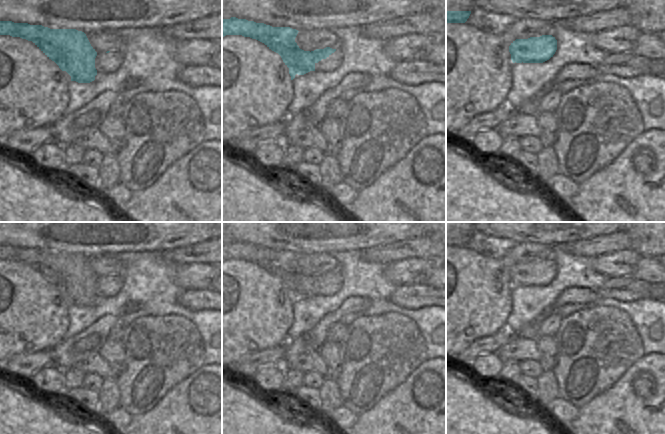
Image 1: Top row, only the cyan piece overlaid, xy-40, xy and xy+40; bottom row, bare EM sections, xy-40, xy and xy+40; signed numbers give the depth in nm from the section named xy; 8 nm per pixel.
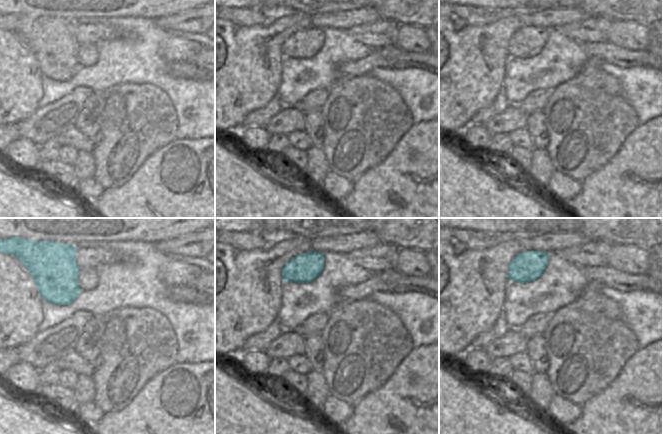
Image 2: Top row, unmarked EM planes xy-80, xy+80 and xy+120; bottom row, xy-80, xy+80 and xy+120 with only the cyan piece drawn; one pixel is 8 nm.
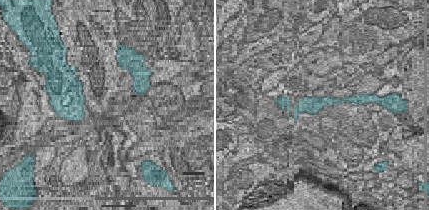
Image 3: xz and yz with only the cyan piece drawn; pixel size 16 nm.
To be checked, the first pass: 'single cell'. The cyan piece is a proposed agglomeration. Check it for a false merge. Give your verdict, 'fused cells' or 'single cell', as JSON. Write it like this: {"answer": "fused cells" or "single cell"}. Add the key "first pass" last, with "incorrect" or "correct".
{"answer": "fused cells", "first pass": "incorrect"}

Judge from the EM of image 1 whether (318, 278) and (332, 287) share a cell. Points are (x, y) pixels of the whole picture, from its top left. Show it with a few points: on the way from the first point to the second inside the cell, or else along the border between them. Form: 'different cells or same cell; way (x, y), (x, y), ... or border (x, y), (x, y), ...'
same cell; way (321, 280), (329, 284)

